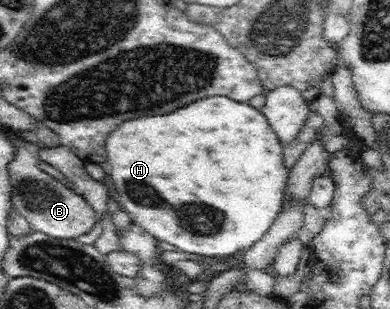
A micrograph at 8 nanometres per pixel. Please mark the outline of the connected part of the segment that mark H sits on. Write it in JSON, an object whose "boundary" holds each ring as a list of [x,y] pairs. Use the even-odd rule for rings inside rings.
{"boundary":[[[217,95],[188,103],[186,107],[180,107],[178,111],[172,111],[168,115],[146,115],[146,117],[130,119],[130,121],[122,123],[116,131],[110,133],[110,137],[105,143],[105,150],[107,151],[107,161],[112,166],[111,177],[116,185],[117,202],[121,209],[130,214],[134,224],[142,227],[159,241],[166,241],[166,243],[174,245],[179,251],[208,257],[232,255],[237,251],[243,252],[262,239],[285,205],[285,187],[289,169],[283,162],[283,146],[261,110],[246,102],[240,103],[229,97]],[[186,209],[190,209],[194,213],[166,213],[166,211],[186,211]]]}

